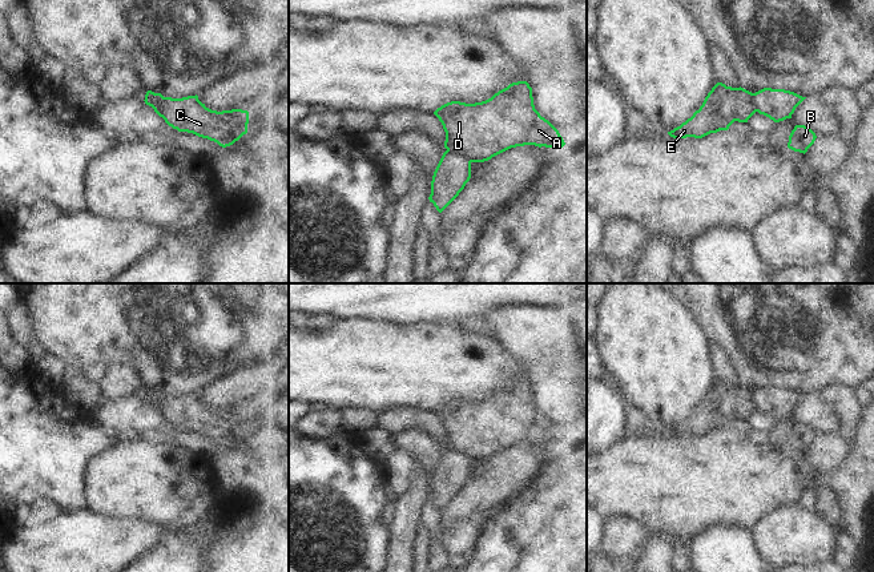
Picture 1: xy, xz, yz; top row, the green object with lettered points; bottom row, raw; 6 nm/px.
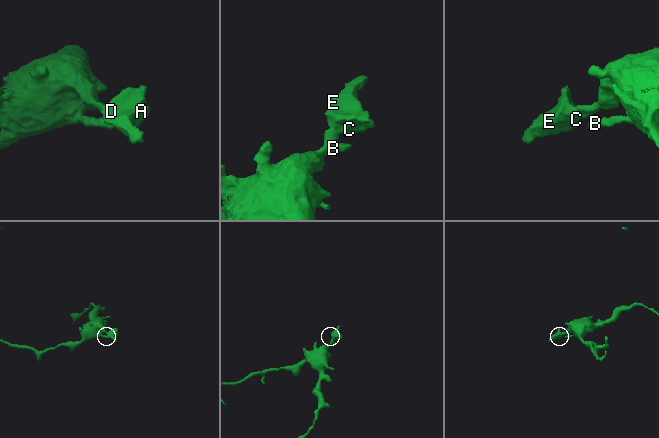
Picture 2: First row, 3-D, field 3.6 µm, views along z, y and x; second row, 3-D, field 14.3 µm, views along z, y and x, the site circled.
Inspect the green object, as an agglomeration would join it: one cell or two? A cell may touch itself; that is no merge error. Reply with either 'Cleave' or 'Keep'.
Cleave

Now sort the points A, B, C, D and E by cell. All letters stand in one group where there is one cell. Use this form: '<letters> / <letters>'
A C D E / B

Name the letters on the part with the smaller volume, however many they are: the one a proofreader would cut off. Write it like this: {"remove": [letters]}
{"remove": ["A", "C", "D", "E"]}

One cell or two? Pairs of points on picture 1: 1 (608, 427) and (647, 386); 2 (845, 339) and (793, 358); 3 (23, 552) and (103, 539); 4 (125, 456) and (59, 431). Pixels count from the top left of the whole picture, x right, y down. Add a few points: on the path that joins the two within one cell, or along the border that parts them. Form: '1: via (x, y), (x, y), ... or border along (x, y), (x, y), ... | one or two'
1: border along (617, 391), (625, 401) | two
2: via (832, 343), (822, 343), (813, 353), (806, 354) | one
3: via (43, 552), (75, 552), (83, 548) | one
4: border along (116, 442), (96, 454), (88, 462), (84, 471) | two

